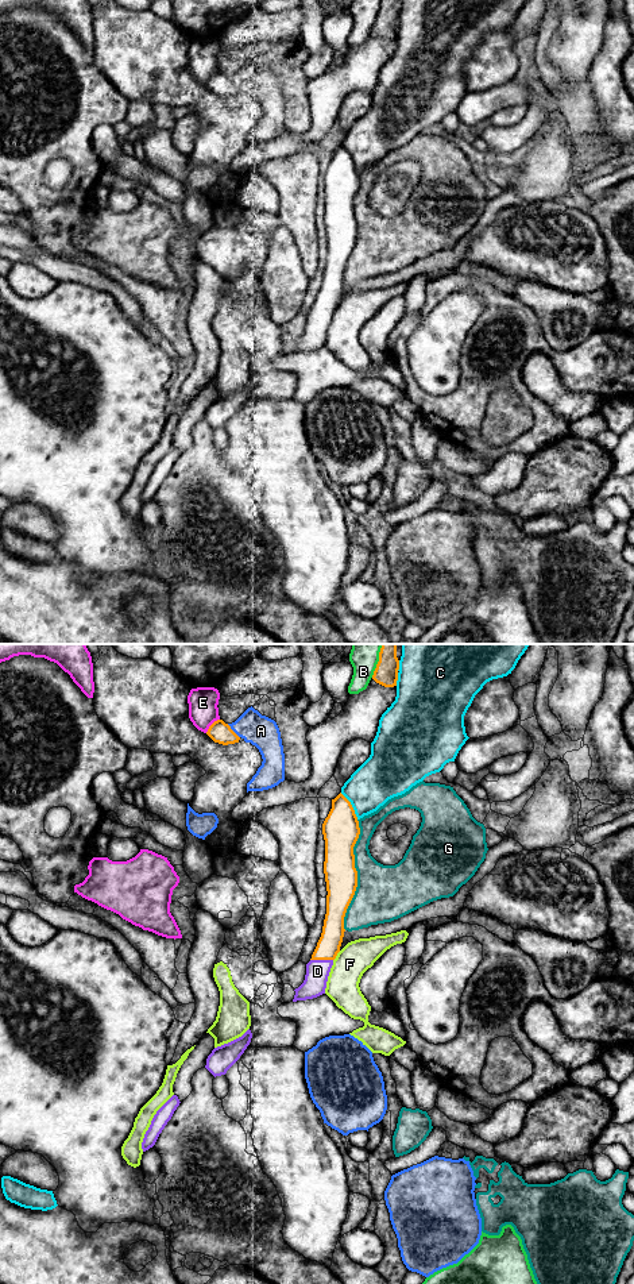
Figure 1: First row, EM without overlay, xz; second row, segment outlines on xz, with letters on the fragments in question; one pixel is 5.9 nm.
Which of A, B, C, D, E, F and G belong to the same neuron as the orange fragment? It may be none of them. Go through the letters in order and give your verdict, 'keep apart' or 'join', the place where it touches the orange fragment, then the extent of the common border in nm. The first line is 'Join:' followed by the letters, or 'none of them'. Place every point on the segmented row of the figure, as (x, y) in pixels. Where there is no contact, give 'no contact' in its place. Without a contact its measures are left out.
Join: D
A: keep apart; contact xz (232, 731); length 120 nm
B: keep apart; contact xz (379, 660); length 220 nm
C: keep apart; contact xz (351, 806); length 190 nm
D: join; contact xz (321, 959); length 140 nm
E: keep apart; contact xz (211, 725); length 120 nm
F: keep apart; contact xz (336, 955); length 80 nm
G: keep apart; contact xz (356, 875); length 650 nm

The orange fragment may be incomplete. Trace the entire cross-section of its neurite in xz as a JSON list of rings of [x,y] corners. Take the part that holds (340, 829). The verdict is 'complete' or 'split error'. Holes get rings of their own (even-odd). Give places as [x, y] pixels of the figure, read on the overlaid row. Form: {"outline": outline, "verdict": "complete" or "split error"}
{"outline": [[[340,793],[322,824],[325,840],[324,874],[326,882],[326,914],[317,946],[306,964],[304,983],[295,988],[293,1002],[325,994],[333,960],[344,937],[344,917],[357,887],[353,847],[359,838],[359,821],[351,802]]], "verdict": "split error"}

